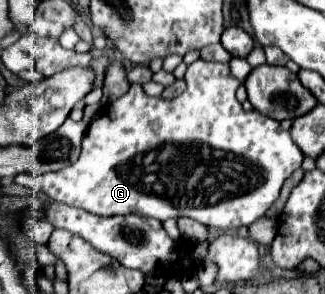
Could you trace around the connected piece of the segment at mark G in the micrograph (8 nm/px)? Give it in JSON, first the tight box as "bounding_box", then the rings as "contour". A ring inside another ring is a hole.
{"bounding_box":[39,60,303,228],"contour":[[[197,60],[193,64],[189,64],[187,72],[185,72],[185,82],[187,88],[171,98],[149,98],[143,88],[139,84],[131,84],[131,88],[127,90],[127,94],[123,94],[119,100],[115,100],[115,104],[111,104],[111,108],[107,108],[107,112],[103,112],[89,128],[87,134],[83,138],[81,144],[81,154],[77,158],[75,164],[59,170],[59,172],[47,172],[43,176],[39,176],[39,182],[43,184],[43,192],[47,192],[47,196],[51,196],[55,202],[63,202],[69,206],[77,206],[83,208],[87,212],[95,212],[99,216],[113,216],[113,214],[139,214],[139,216],[151,216],[155,220],[169,220],[169,218],[193,218],[205,226],[215,226],[215,228],[247,228],[249,224],[253,224],[257,218],[261,218],[265,214],[265,210],[277,200],[281,184],[285,182],[285,178],[289,178],[297,168],[301,168],[303,162],[303,152],[297,148],[297,144],[291,140],[289,132],[281,130],[277,120],[271,120],[255,110],[245,112],[243,106],[239,104],[239,100],[235,98],[235,90],[239,88],[239,80],[235,80],[229,72],[229,64],[217,64],[217,62],[205,62],[205,60]]]}

